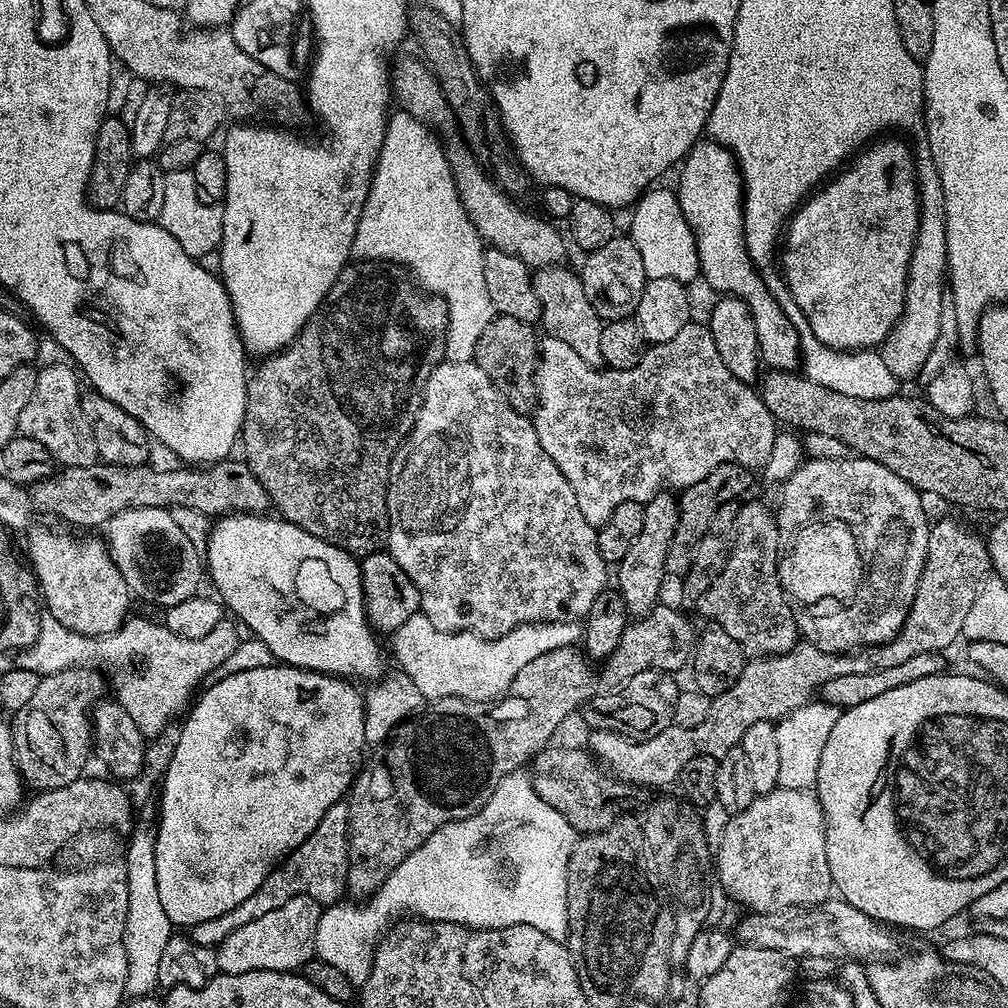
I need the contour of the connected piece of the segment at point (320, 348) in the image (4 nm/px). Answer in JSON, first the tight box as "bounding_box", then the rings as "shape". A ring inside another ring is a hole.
{"bounding_box":[242,260,448,558],"shape":[[[361,260],[345,264],[338,274],[334,286],[326,294],[319,310],[302,326],[302,330],[279,352],[269,355],[257,372],[251,373],[248,381],[246,414],[242,429],[242,459],[250,466],[254,478],[262,482],[271,507],[283,519],[294,526],[322,538],[322,542],[338,546],[350,555],[363,558],[381,551],[388,542],[388,475],[394,454],[400,443],[410,434],[422,406],[426,382],[430,374],[444,360],[444,343],[448,329],[448,307],[441,296],[424,291],[413,277],[399,264],[390,264],[387,260]]]}

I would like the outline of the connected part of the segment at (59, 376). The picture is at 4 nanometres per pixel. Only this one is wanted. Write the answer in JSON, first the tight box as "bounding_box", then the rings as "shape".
{"bounding_box":[18,363,100,468],"shape":[[[63,363],[48,364],[44,369],[41,367],[37,371],[34,395],[30,397],[29,404],[22,409],[22,414],[18,418],[18,432],[21,436],[34,438],[34,442],[42,442],[42,446],[50,450],[57,465],[66,468],[94,466],[100,460],[100,455],[98,446],[94,446],[94,434],[90,434],[86,418],[82,418],[82,380],[71,363]]]}

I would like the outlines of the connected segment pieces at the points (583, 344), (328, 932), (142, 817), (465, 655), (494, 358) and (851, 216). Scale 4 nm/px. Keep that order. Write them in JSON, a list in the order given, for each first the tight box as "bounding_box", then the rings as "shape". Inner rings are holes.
[{"bounding_box":[532,266,604,366],"shape":[[[553,266],[550,268],[535,269],[532,285],[534,294],[538,294],[538,302],[542,306],[542,314],[539,323],[544,324],[544,332],[547,335],[558,338],[582,358],[582,362],[593,366],[604,364],[602,358],[602,330],[604,324],[590,306],[590,301],[586,298],[582,282],[575,271],[570,272],[566,266]]]},{"bounding_box":[315,770,578,986],"shape":[[[521,770],[512,772],[490,794],[490,802],[478,810],[470,818],[462,818],[458,822],[450,822],[414,854],[410,854],[382,882],[382,886],[373,896],[363,902],[337,902],[329,904],[321,911],[316,931],[315,959],[330,962],[345,978],[350,978],[354,986],[359,986],[370,978],[372,959],[380,937],[401,918],[419,918],[462,924],[465,928],[505,928],[515,924],[534,926],[534,930],[542,930],[542,934],[550,934],[550,938],[564,942],[568,938],[568,903],[566,902],[566,878],[570,854],[574,850],[578,833],[575,828],[554,810],[538,798],[532,785],[531,775]]]},{"bounding_box":[124,795,174,997],"shape":[[[155,795],[148,796],[138,804],[138,819],[131,829],[124,865],[126,866],[126,890],[130,892],[130,900],[126,902],[126,926],[124,927],[124,945],[126,946],[126,986],[125,993],[129,997],[151,996],[158,988],[158,965],[162,958],[162,949],[174,934],[174,926],[170,918],[166,918],[166,910],[162,910],[162,901],[158,895],[158,880],[155,878],[154,842],[156,841],[156,821],[158,819],[158,800]]]},{"bounding_box":[391,611,582,702],"shape":[[[419,611],[414,614],[414,618],[409,618],[403,626],[398,626],[396,632],[391,633],[392,652],[396,655],[399,671],[405,672],[410,678],[410,682],[414,682],[414,686],[418,686],[418,690],[424,696],[425,701],[435,702],[437,700],[449,700],[452,696],[459,700],[494,700],[508,691],[510,682],[514,682],[514,678],[518,678],[518,670],[522,670],[529,662],[534,662],[534,658],[538,658],[541,654],[550,654],[550,650],[558,650],[559,648],[571,648],[581,639],[582,628],[579,623],[569,622],[566,620],[555,620],[552,624],[520,624],[514,630],[510,630],[506,634],[502,634],[496,640],[487,640],[481,636],[477,636],[475,632],[447,632],[446,630],[438,630],[438,626],[434,626],[434,622],[430,622],[430,618]]]},{"bounding_box":[474,314,540,417],"shape":[[[497,314],[492,317],[490,326],[482,330],[474,357],[475,364],[486,370],[486,378],[494,382],[506,402],[526,417],[531,417],[536,411],[536,363],[540,361],[540,340],[536,330],[533,325],[518,322],[518,318]]]},{"bounding_box":[778,138,920,350],"shape":[[[888,138],[873,139],[871,143],[855,153],[831,179],[821,183],[818,190],[813,191],[812,195],[792,213],[786,225],[786,231],[782,236],[782,247],[778,252],[778,268],[781,268],[779,271],[782,273],[787,295],[792,295],[793,301],[791,303],[802,310],[813,335],[830,348],[845,350],[875,349],[884,343],[903,314],[912,247],[916,241],[916,234],[920,231],[920,193],[916,179],[913,149],[905,141],[904,145],[900,140],[884,139]]]}]

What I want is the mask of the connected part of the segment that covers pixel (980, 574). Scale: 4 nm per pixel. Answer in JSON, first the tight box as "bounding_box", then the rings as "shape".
{"bounding_box":[586,520,989,788],"shape":[[[940,520],[937,524],[935,521],[930,527],[926,562],[916,597],[910,606],[906,622],[893,640],[873,647],[867,654],[823,652],[821,648],[813,644],[797,642],[789,652],[783,652],[781,656],[749,659],[745,663],[738,682],[734,682],[734,686],[730,686],[730,690],[726,690],[721,696],[715,697],[711,714],[706,718],[706,722],[702,722],[696,728],[673,726],[647,738],[623,736],[610,730],[595,730],[591,733],[592,737],[586,741],[587,747],[603,767],[611,770],[629,785],[645,784],[648,788],[660,788],[663,784],[670,783],[671,780],[673,783],[679,777],[682,766],[690,762],[690,758],[695,756],[723,758],[731,748],[739,745],[742,734],[746,734],[746,730],[750,730],[754,722],[766,722],[767,720],[778,722],[784,716],[789,716],[791,712],[798,710],[798,706],[809,703],[819,693],[820,687],[830,682],[830,678],[842,678],[842,674],[862,674],[871,667],[898,666],[899,663],[914,658],[914,654],[923,652],[943,653],[944,648],[950,647],[955,640],[961,639],[962,622],[966,622],[966,614],[974,602],[974,594],[978,594],[978,586],[984,577],[989,575],[989,572],[988,545],[981,533],[979,536],[978,533],[971,532],[960,520]]]}

